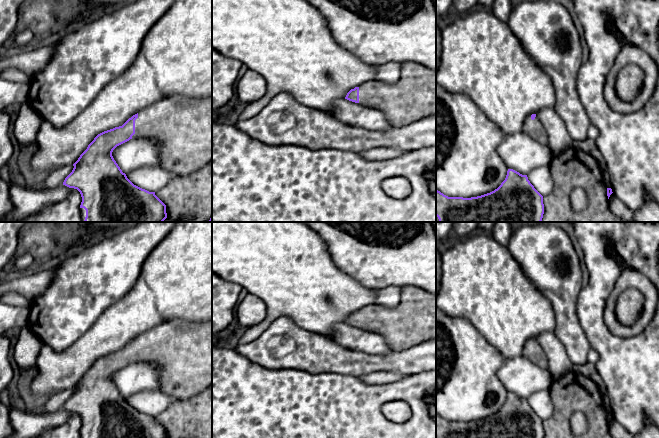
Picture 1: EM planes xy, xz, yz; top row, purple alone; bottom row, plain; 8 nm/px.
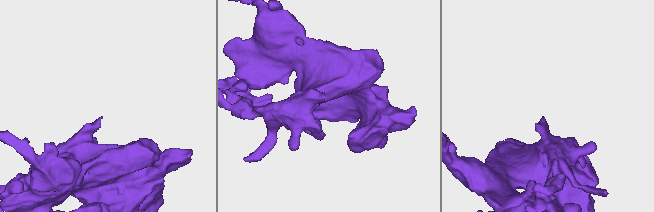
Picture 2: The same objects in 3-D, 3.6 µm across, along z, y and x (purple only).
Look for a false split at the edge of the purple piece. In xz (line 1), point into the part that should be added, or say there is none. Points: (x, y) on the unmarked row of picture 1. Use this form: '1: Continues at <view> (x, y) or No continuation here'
1: Continues at xz (413, 321)

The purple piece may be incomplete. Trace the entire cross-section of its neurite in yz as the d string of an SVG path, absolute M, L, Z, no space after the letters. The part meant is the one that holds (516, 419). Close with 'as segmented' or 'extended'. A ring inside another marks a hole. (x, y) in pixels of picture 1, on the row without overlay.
M508 393L501 409L481 420L448 421L436 413L436 438L544 438L543 420L530 407L527 399Z | as segmented

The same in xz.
M415 286L402 288L402 298L395 308L369 305L351 313L345 323L383 335L391 349L403 351L424 341L436 339L436 295Z | extended

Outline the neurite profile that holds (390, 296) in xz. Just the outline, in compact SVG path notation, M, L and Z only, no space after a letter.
M389 285L375 290L375 305L384 308L395 308L402 298L402 288L397 285Z

